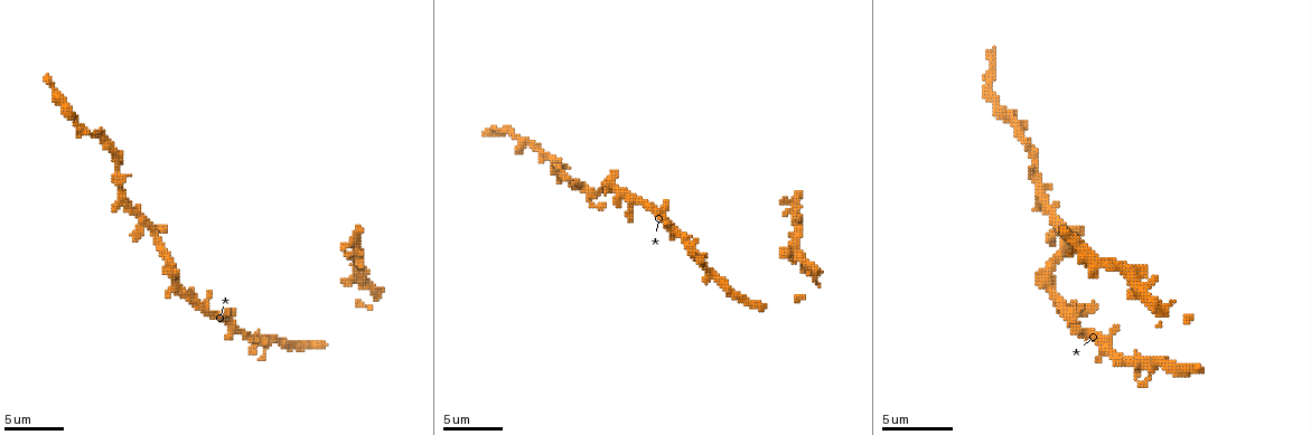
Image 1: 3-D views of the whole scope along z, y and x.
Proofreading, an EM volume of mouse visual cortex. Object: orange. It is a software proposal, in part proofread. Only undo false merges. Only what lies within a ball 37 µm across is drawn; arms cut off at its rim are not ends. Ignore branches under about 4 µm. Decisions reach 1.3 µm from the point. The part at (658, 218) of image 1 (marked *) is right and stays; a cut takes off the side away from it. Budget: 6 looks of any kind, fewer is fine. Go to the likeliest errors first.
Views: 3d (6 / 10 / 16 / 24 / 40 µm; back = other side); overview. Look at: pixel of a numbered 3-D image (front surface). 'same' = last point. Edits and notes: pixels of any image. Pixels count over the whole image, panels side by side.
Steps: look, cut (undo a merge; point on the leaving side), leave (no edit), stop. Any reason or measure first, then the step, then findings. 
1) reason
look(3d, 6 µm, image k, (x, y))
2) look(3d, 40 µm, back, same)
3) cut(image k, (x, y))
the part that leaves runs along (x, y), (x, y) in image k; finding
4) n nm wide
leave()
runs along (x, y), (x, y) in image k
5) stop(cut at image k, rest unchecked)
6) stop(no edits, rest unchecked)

narrows sharply
look(3d, 16 µm, image 1, (129, 204))

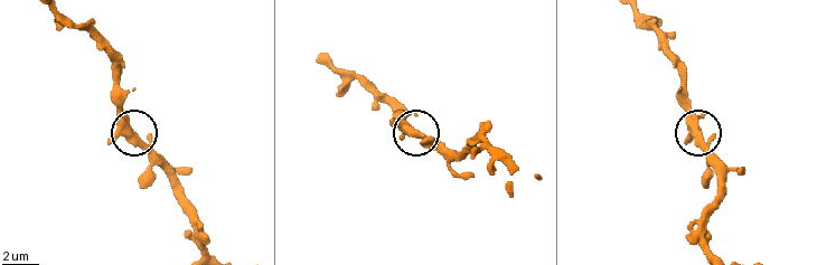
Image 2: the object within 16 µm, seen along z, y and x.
leave()
runs along (711, 252), (705, 220), (719, 193), (719, 161), (679, 100) in image 2; all the same neuron

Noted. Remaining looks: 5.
thin neck
look(3d, 10 µm, image 1, (1010, 117))

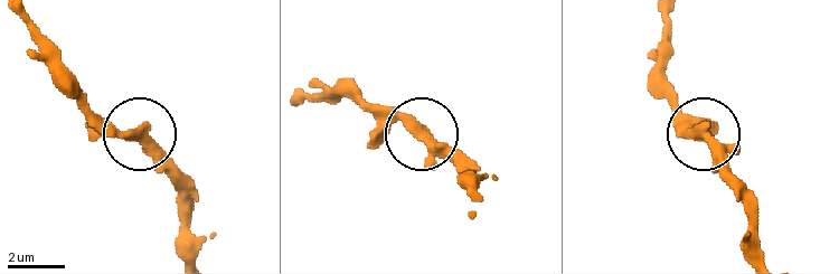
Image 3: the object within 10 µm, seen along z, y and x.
leave()
runs along (757, 251), (748, 192), (667, 101) in image 3; one neuron here

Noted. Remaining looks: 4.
narrows sharply
look(3d, 10 µm, image 1, (177, 281))

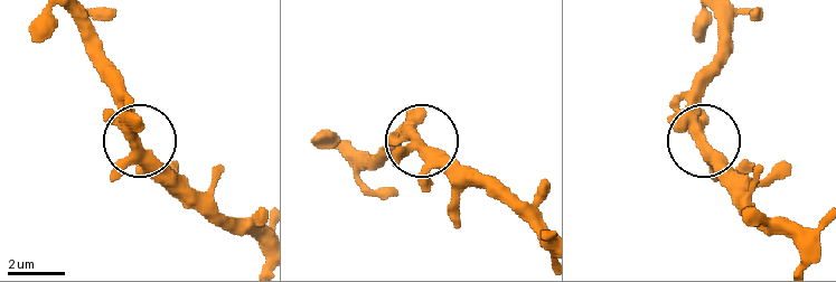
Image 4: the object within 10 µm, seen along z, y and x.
leave()
runs along (241, 231), (207, 209), (149, 151), (120, 74) in image 4; continuous, no second neuron

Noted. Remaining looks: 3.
stop(no edits, rest unchecked)

